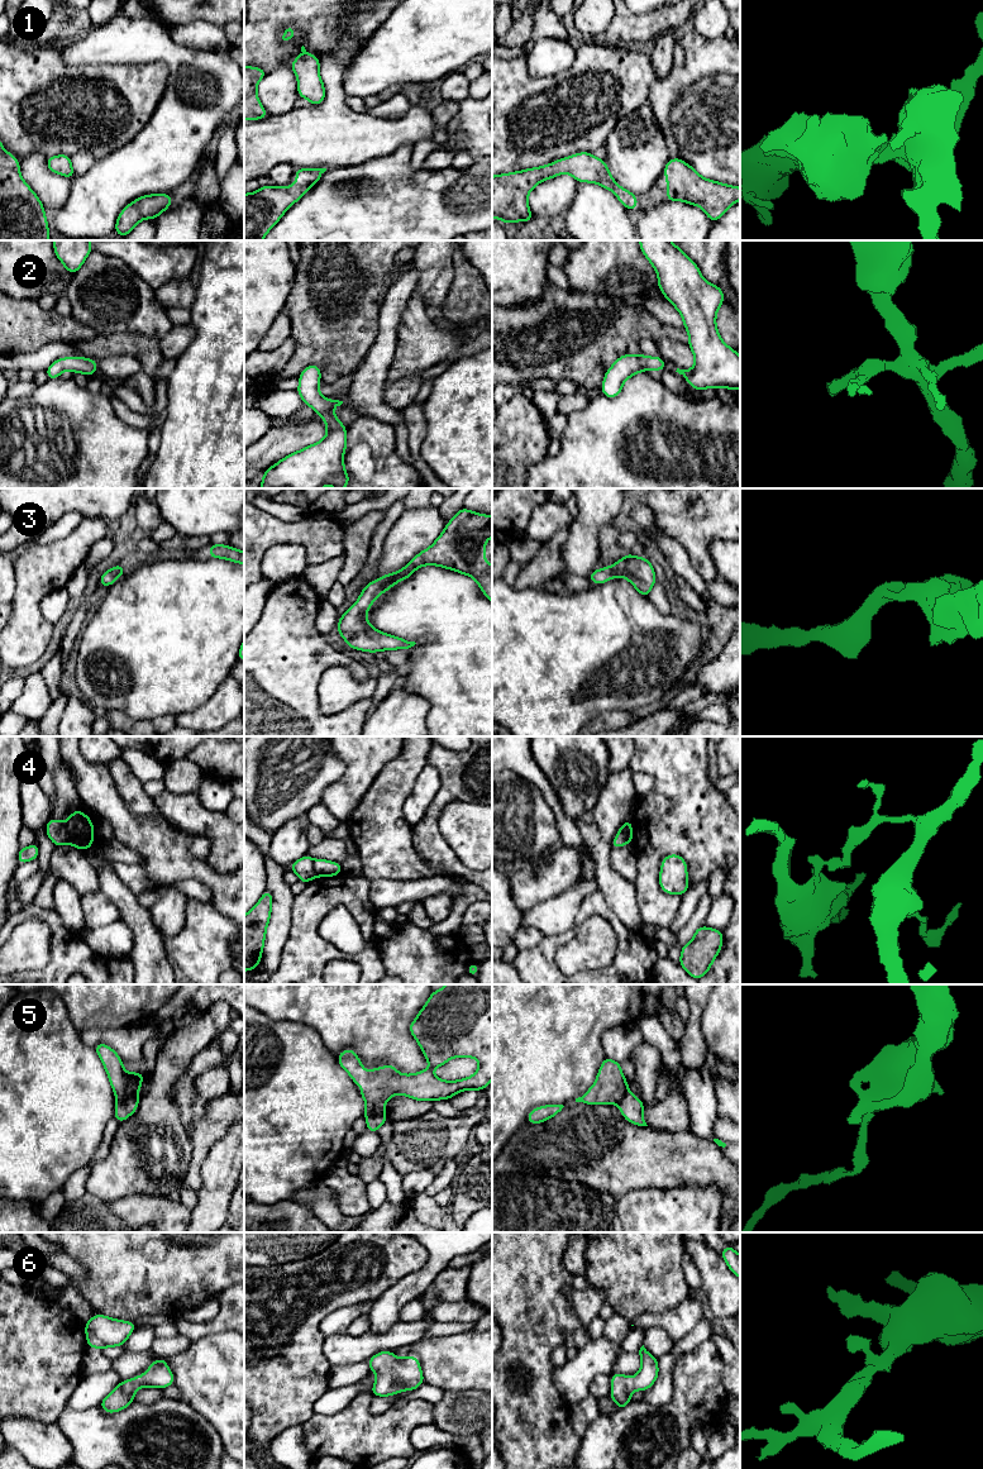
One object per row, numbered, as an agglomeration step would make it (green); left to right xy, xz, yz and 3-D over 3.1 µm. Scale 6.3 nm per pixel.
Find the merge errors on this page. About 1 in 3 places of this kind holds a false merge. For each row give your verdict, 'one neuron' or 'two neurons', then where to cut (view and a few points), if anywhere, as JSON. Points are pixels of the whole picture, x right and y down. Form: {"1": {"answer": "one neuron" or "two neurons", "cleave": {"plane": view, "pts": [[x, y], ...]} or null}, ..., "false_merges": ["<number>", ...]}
{"1": {"answer": "one neuron", "cleave": null}, "2": {"answer": "one neuron", "cleave": null}, "3": {"answer": "one neuron", "cleave": null}, "4": {"answer": "two neurons", "cleave": {"plane": "xy", "pts": [[63, 824], [68, 843]]}}, "5": {"answer": "two neurons", "cleave": {"plane": "xy", "pts": [[137, 1096], [117, 1101]]}}, "6": {"answer": "one neuron", "cleave": null}, "false_merges": ["4", "5"]}

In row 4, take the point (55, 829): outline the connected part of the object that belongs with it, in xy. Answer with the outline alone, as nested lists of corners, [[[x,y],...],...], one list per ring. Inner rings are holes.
[[[51,817],[46,826],[46,834],[52,840],[54,846],[62,846],[68,844],[68,834],[65,827],[65,824]]]

